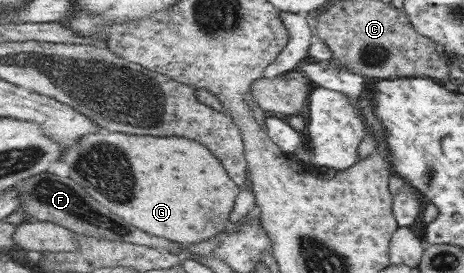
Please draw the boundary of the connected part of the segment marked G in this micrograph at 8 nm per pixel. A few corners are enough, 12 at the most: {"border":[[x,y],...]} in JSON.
{"border":[[89,133],[69,176],[146,233],[220,233],[238,187],[184,137]]}

